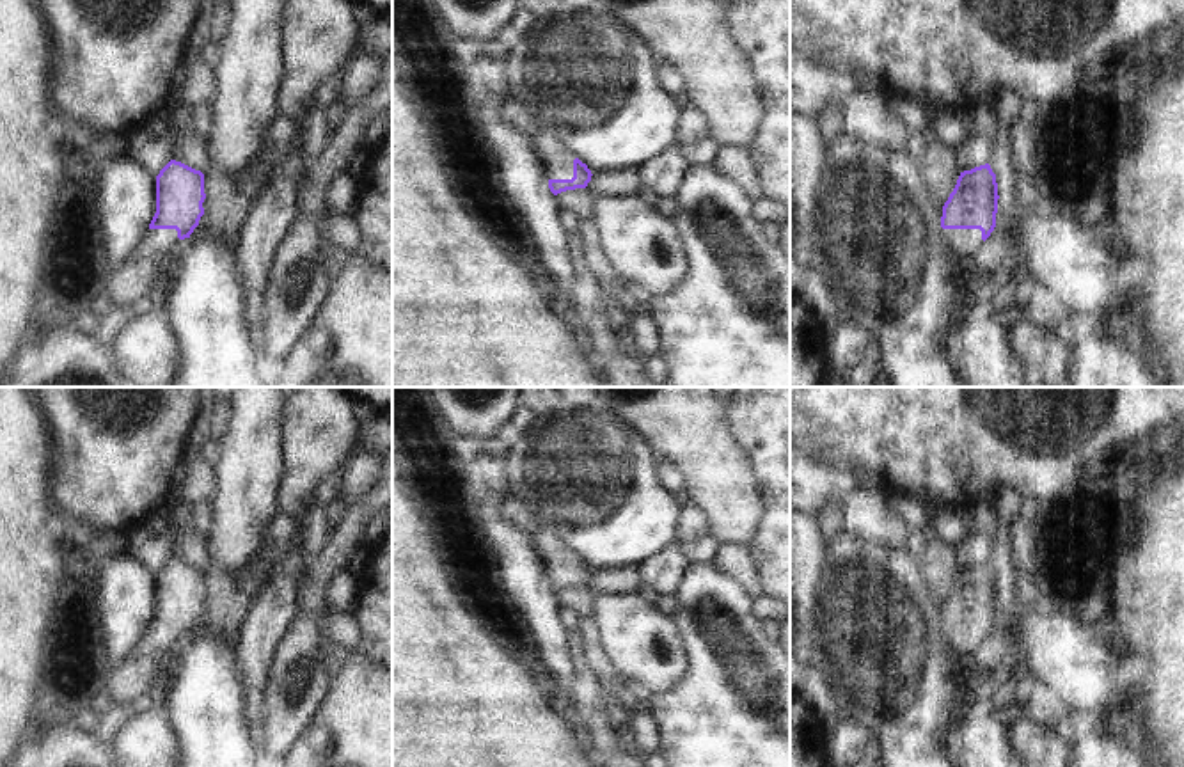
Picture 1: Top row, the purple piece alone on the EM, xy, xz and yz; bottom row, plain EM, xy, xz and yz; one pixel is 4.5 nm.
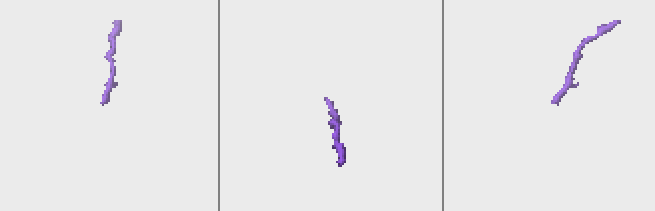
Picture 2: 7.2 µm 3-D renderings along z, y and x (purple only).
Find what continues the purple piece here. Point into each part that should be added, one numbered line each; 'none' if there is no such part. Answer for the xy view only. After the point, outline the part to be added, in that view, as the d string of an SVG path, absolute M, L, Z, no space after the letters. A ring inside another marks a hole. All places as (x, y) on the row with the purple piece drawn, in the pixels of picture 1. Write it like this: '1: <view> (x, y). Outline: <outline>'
1: xy (155, 242). Outline: M147 229L130 259L142 259L170 252L179 243L176 229Z

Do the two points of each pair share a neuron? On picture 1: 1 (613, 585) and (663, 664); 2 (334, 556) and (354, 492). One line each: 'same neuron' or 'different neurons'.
1: different neurons
2: different neurons

